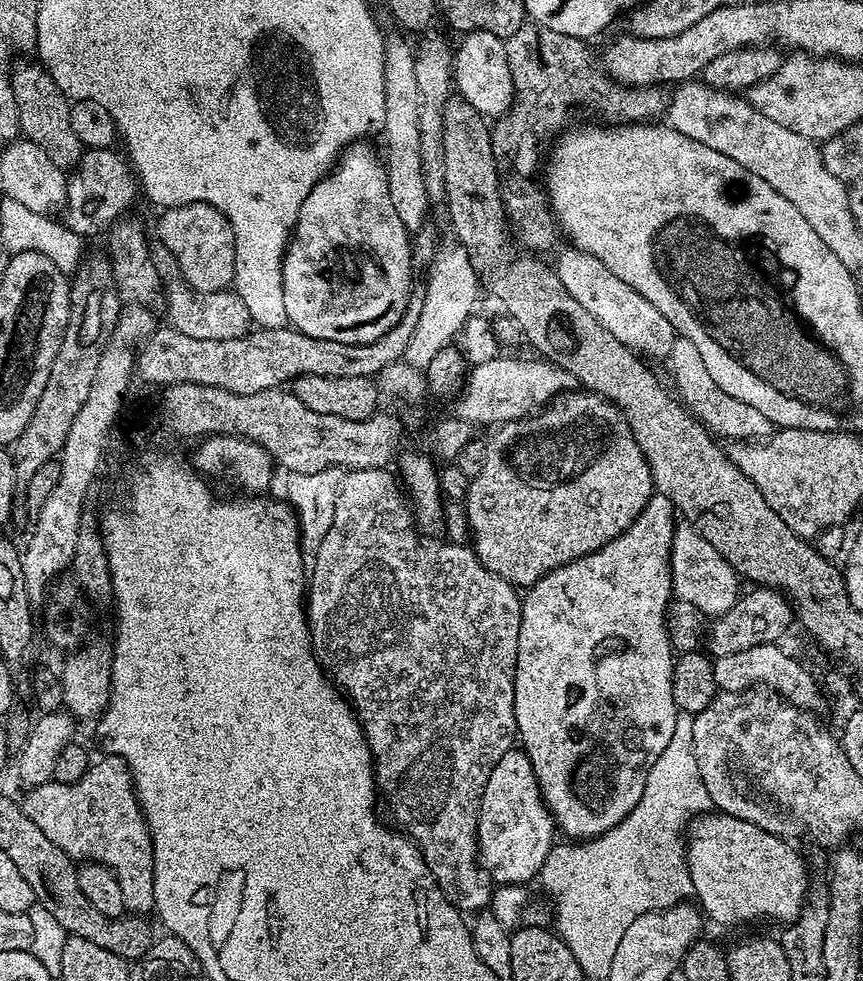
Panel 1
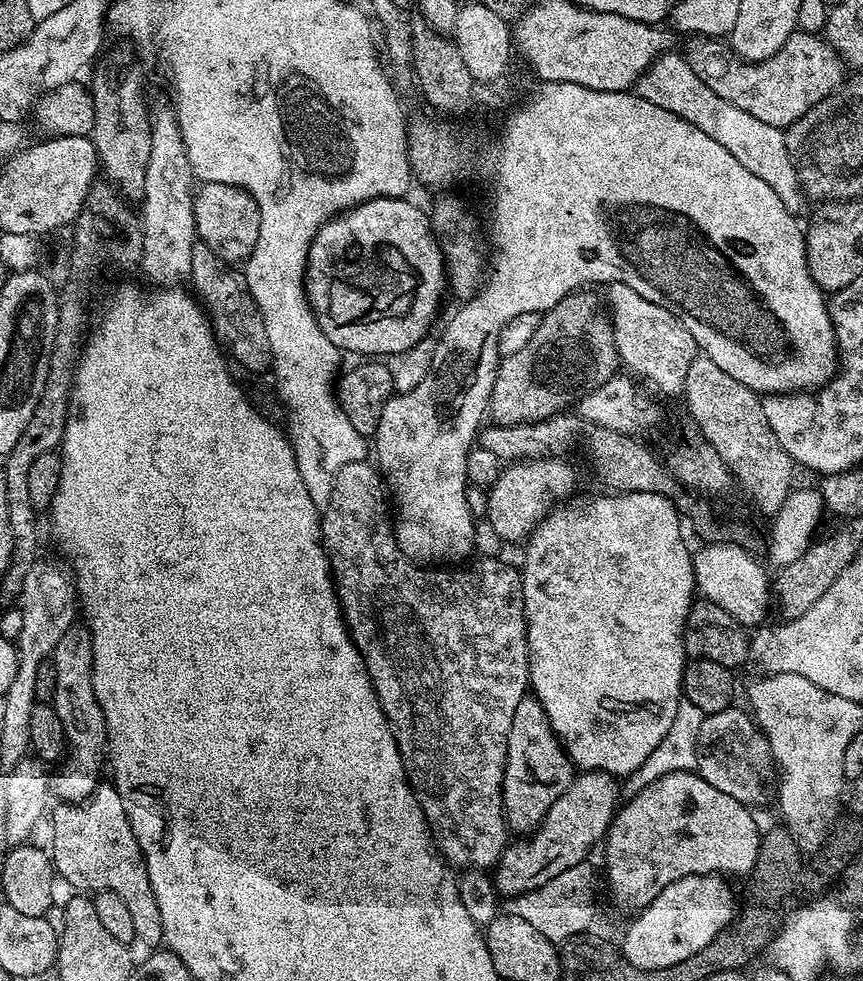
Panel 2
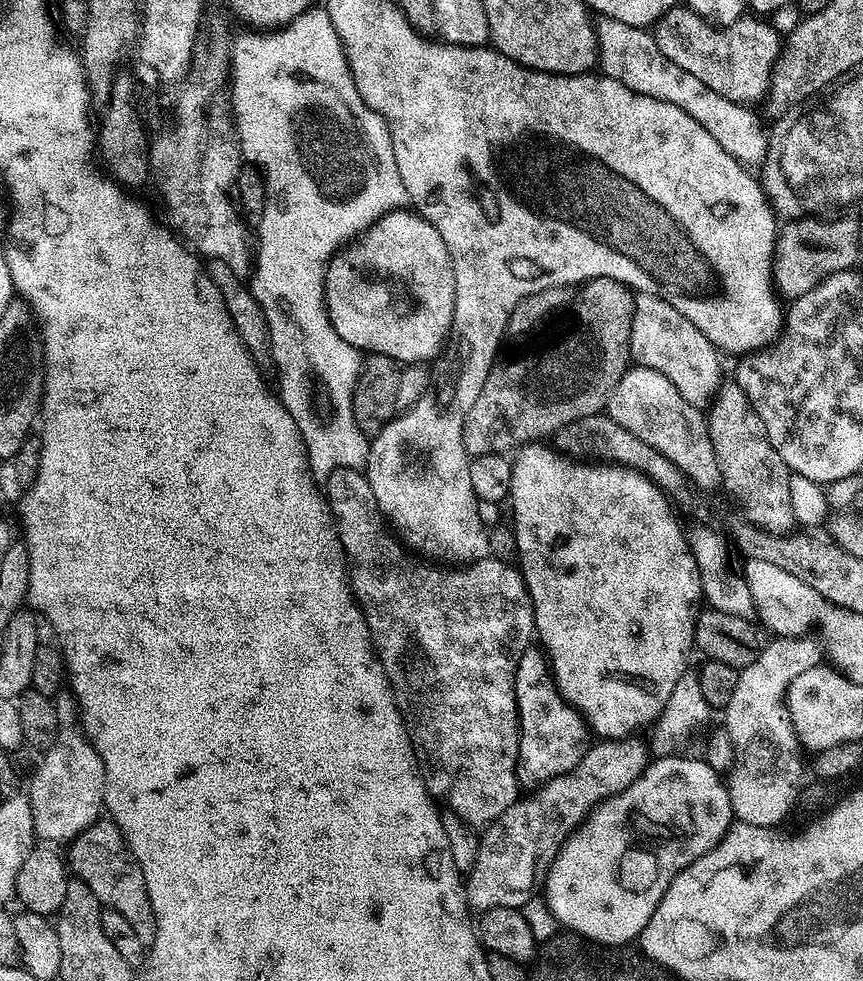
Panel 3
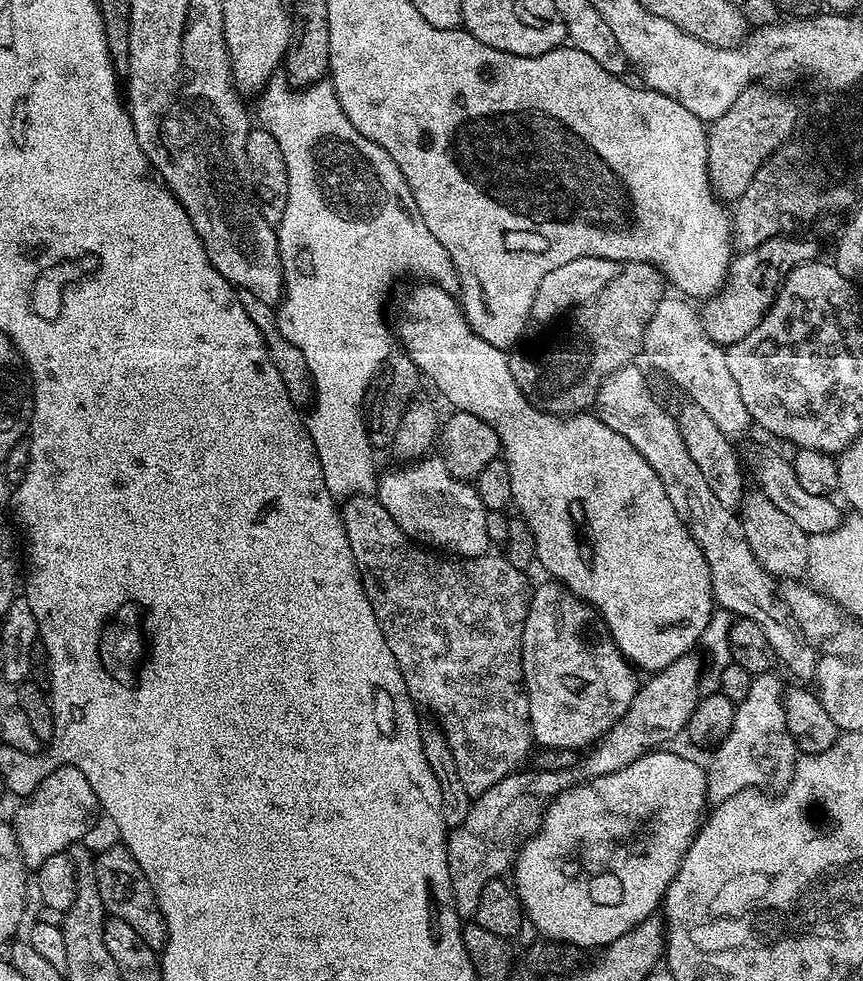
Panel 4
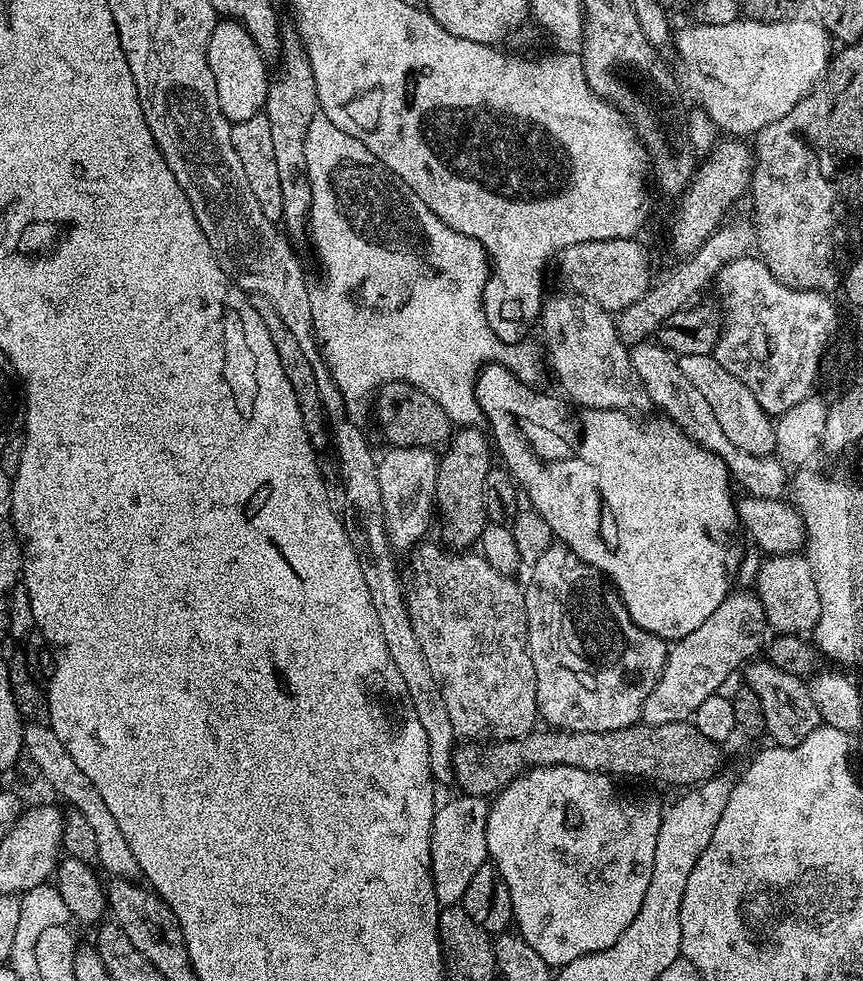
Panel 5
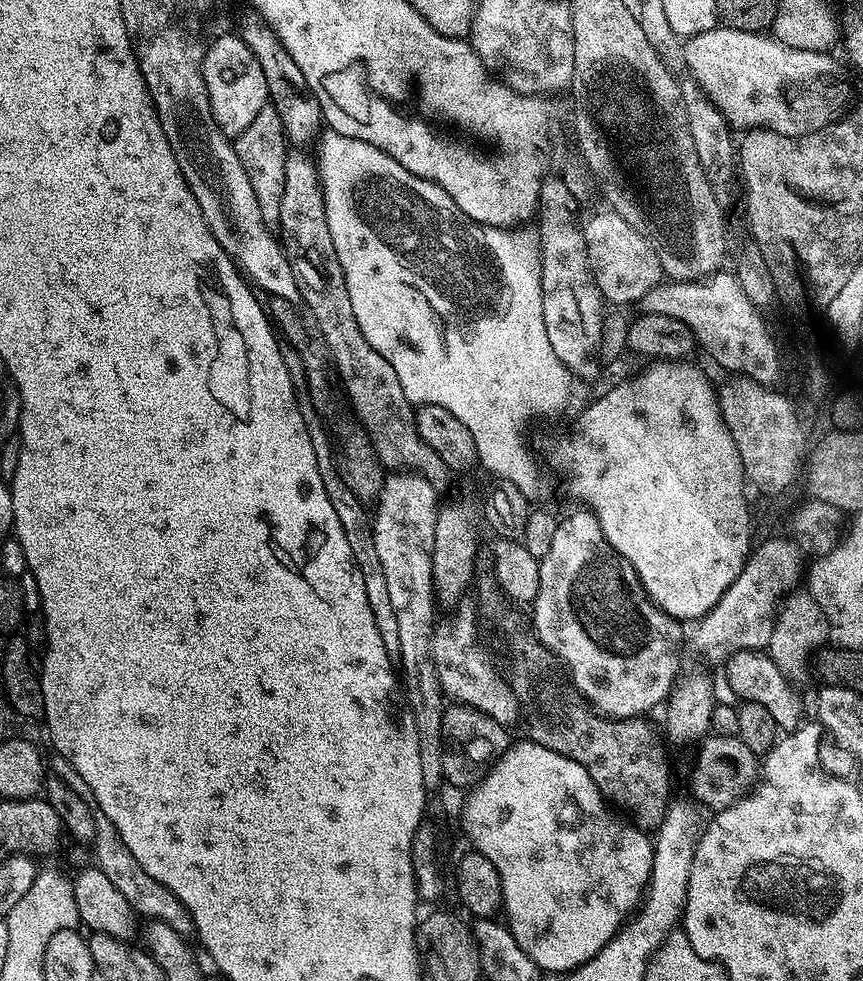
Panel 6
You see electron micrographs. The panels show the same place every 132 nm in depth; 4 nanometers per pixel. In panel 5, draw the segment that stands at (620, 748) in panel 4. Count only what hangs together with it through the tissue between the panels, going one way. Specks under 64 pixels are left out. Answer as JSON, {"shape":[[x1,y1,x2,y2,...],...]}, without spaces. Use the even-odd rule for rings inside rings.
{"shape":[[752,590,733,591,718,606,718,610,714,610,714,614,710,614,698,630,694,630,694,634,686,634,686,638,675,641,669,647,662,678,658,678,658,686,650,690,650,698,646,698,640,711,640,720,654,726,691,721,698,706,724,688,722,686,727,682,728,675,736,667,739,669,745,662,751,661,759,653,756,652,759,648,761,651,766,640,764,632,766,621,760,597]]}

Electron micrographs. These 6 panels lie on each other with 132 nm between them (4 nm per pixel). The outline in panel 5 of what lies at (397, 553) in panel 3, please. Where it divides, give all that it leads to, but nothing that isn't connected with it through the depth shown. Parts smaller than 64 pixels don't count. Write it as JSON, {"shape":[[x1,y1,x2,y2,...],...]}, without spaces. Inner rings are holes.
{"shape":[[424,542,411,553,412,577,406,580,406,607,410,614,410,626,414,626,414,638,418,638,418,646,422,646,422,654,426,654,426,666,430,666,430,674,434,674,434,682,442,690,442,698,446,698,446,710,450,710,450,722,454,726,457,737,468,742,495,742,498,740,521,740,534,731,538,724,536,711,536,675,534,662,528,649,528,615,524,601,524,588,512,581,511,575,494,570,483,555,455,554,446,551,439,543]]}

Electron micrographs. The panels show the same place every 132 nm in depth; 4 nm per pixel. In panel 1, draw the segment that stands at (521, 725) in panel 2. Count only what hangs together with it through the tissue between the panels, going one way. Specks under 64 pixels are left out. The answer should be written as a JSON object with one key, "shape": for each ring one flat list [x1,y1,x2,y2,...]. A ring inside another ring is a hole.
{"shape":[[513,746,509,752,502,754,498,766,490,770,490,778,486,778,486,790,482,790,480,817,476,827,476,850,484,875,496,886,527,885,528,880,535,881,550,850,554,847,552,835,557,835,557,832,552,811,546,806,544,795,540,792,540,783,534,774,534,766,530,766,530,758,519,747]]}

